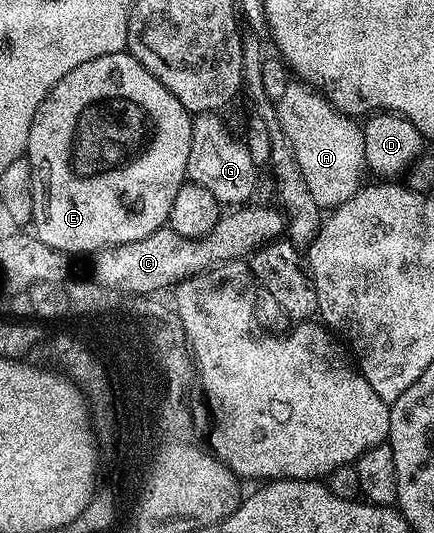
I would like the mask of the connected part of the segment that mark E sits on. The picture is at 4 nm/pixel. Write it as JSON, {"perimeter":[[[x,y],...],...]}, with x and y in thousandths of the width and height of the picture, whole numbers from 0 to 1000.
{"perimeter":[[[290,98],[196,113],[141,143],[85,203],[67,240],[58,293],[76,323],[69,422],[81,445],[157,480],[210,480],[244,462],[334,450],[334,443],[378,430],[408,353],[433,340],[440,225],[417,188]]]}

